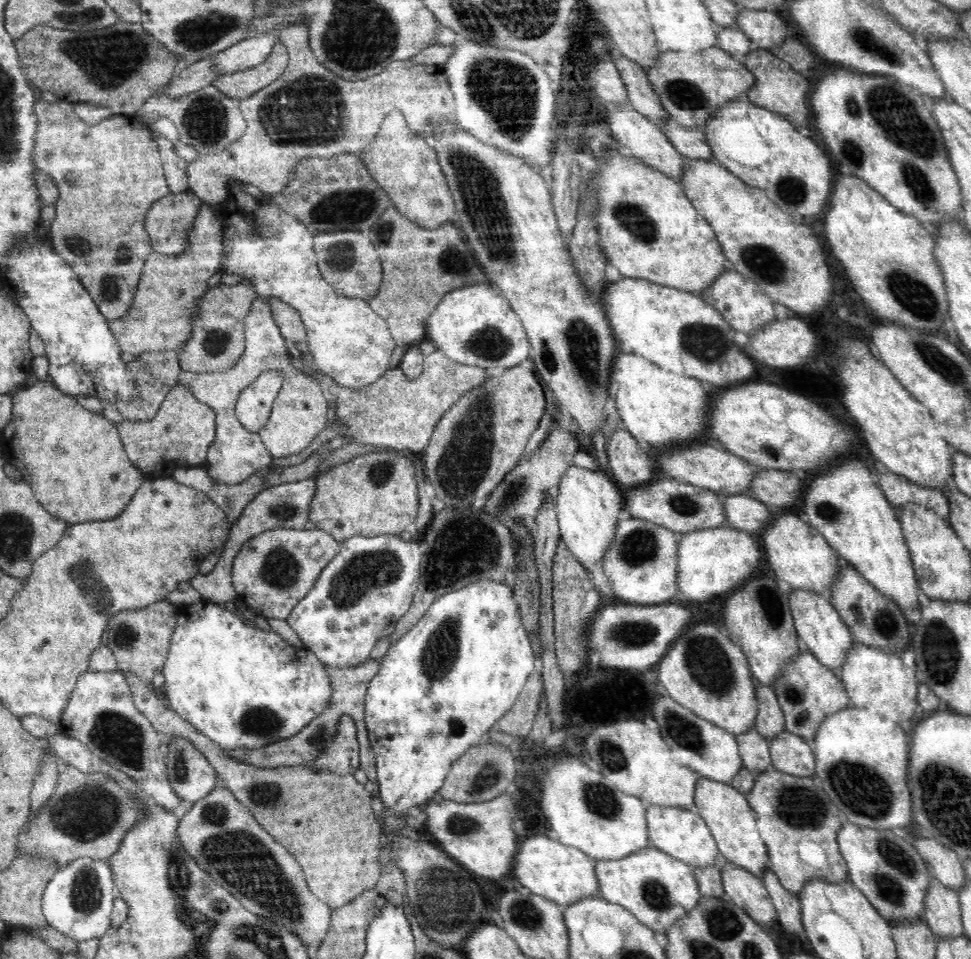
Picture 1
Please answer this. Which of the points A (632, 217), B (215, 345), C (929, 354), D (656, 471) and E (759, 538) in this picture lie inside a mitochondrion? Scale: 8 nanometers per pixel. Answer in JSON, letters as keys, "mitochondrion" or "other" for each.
{"A":"mitochondrion","B":"mitochondrion","C":"mitochondrion","D":"other","E":"other"}

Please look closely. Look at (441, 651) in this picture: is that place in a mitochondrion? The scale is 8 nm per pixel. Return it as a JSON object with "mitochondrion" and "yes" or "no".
{"mitochondrion":"yes"}

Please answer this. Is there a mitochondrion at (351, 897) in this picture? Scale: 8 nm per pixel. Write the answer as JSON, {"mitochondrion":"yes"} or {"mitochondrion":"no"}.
{"mitochondrion":"no"}

